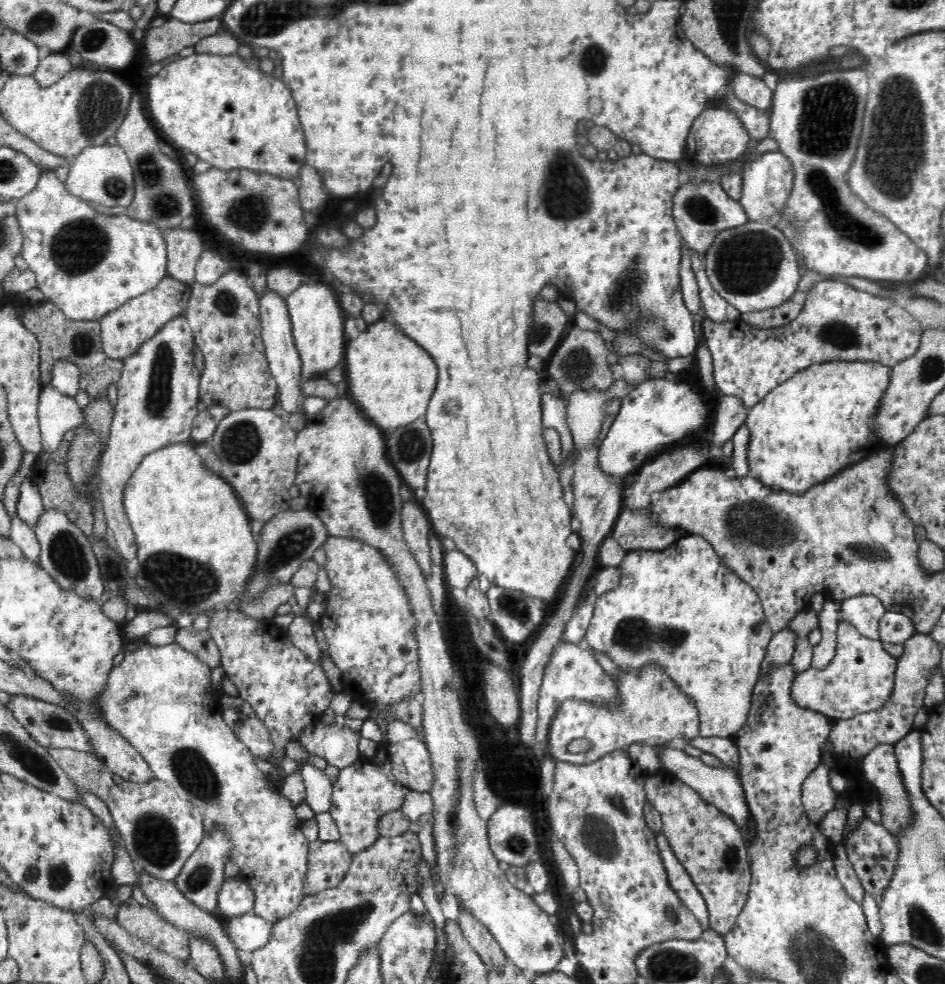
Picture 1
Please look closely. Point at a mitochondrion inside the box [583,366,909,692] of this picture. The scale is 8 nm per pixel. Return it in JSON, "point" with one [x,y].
{"point":[632,633]}

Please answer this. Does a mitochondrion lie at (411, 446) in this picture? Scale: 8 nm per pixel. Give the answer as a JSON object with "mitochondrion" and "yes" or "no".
{"mitochondrion":"yes"}

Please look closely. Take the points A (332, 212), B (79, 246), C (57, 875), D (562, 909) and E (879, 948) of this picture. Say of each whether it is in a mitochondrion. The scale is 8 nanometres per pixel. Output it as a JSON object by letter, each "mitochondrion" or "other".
{"A":"other","B":"mitochondrion","C":"mitochondrion","D":"other","E":"other"}

